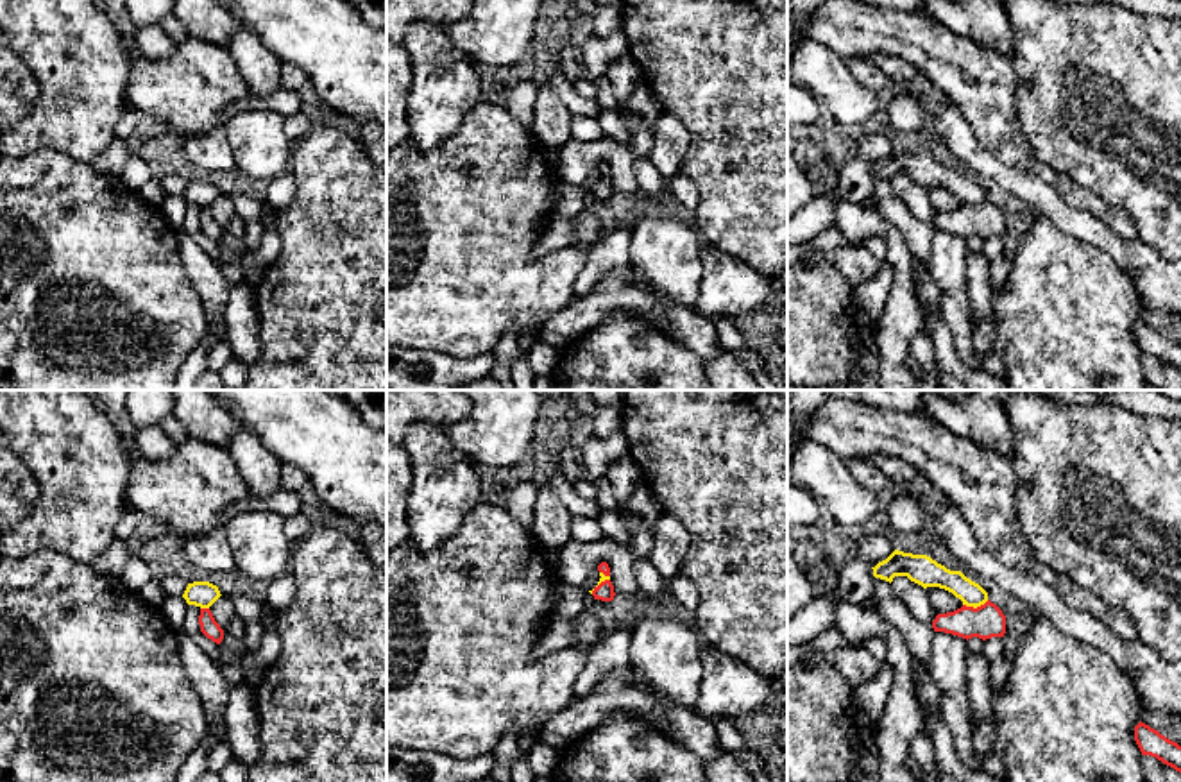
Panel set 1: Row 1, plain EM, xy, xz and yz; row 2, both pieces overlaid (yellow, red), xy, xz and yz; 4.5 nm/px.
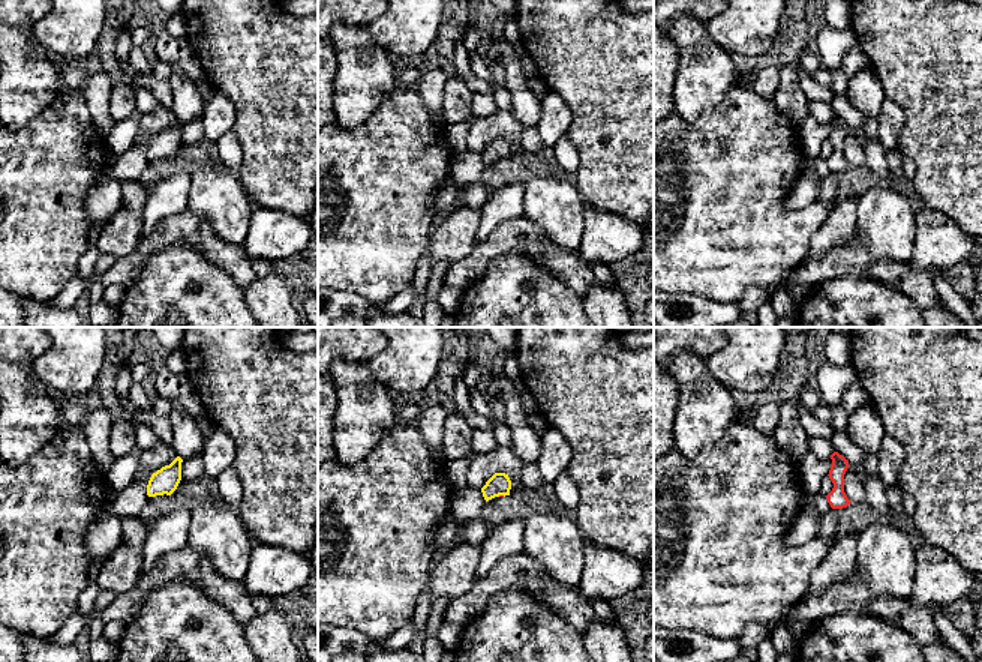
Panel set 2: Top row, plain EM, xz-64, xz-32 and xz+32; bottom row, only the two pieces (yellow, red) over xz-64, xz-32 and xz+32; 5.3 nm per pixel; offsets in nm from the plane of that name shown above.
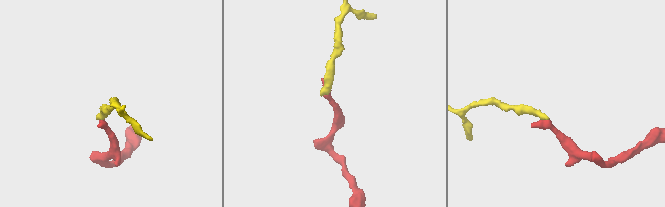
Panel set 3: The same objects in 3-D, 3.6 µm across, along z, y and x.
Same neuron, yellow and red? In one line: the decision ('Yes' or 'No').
No

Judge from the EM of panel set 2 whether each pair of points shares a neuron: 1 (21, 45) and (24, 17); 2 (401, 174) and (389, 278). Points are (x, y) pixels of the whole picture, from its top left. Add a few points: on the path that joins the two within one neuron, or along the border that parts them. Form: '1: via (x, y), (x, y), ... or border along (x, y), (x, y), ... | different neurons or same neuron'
1: border along (15, 24), (29, 29) | different neurons
2: via (389, 200), (389, 252) | same neuron

